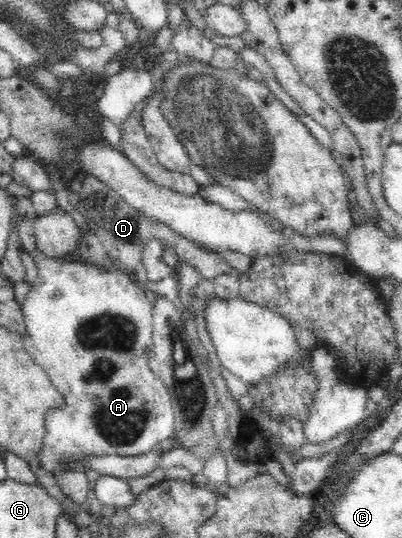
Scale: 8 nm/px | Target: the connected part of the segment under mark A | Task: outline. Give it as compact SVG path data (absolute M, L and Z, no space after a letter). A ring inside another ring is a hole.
M18 217L16 220L18 236L20 237L21 247L24 249L35 264L37 265L38 274L34 284L26 294L22 311L25 319L26 333L21 336L25 349L32 355L36 365L43 368L43 371L49 374L51 383L63 396L65 396L65 407L53 409L45 417L45 426L47 426L47 435L45 435L43 447L37 451L42 468L53 472L61 472L65 469L65 464L70 460L85 459L85 456L102 456L102 455L122 455L137 456L153 451L156 443L161 441L173 441L175 435L175 413L171 396L165 382L160 376L160 363L153 355L153 341L151 341L151 333L153 333L153 303L147 299L147 293L143 289L139 289L140 283L135 283L123 272L115 269L105 270L97 266L85 265L84 263L72 262L70 259L53 258L42 253L35 243L34 223L33 221Z

